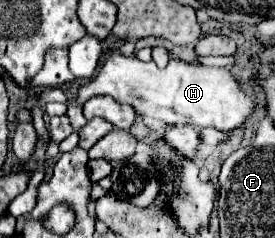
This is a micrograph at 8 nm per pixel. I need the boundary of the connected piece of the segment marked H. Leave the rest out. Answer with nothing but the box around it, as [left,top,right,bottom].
[74,53,254,131]

